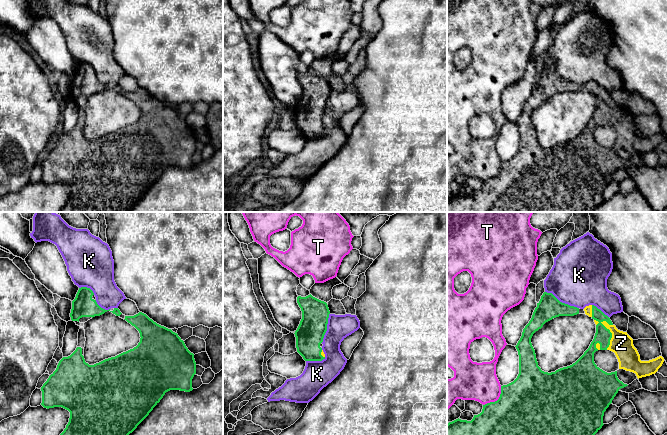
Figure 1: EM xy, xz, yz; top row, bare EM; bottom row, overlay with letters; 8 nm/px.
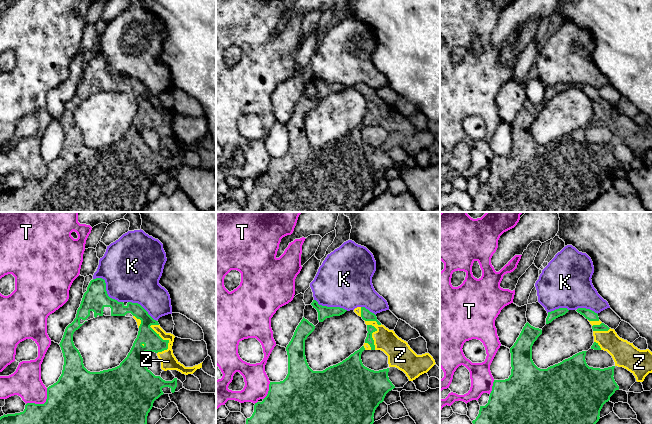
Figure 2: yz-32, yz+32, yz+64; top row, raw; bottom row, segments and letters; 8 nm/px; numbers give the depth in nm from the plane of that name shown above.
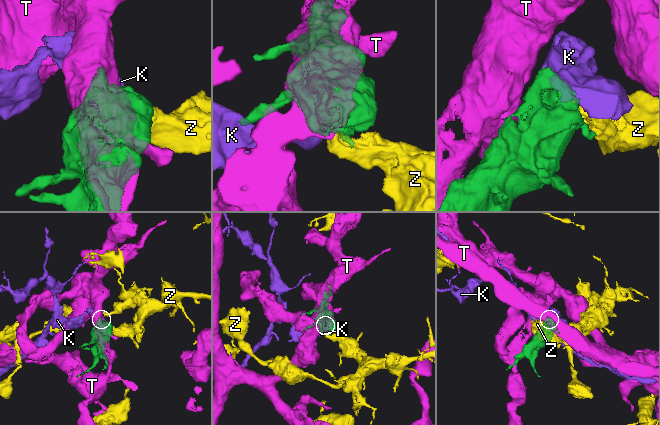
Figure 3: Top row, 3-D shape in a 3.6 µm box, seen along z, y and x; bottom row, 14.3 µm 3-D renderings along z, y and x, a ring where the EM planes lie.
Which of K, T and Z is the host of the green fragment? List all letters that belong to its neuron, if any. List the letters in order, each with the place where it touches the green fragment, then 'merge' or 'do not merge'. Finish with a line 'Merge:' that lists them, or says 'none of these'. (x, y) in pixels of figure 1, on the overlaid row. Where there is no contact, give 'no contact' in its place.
K: meets green in yz at (561, 302); do not merge
T: meets green in yz at (497, 400); do not merge
Z: meets green in yz at (610, 332); merge
Merge: Z

